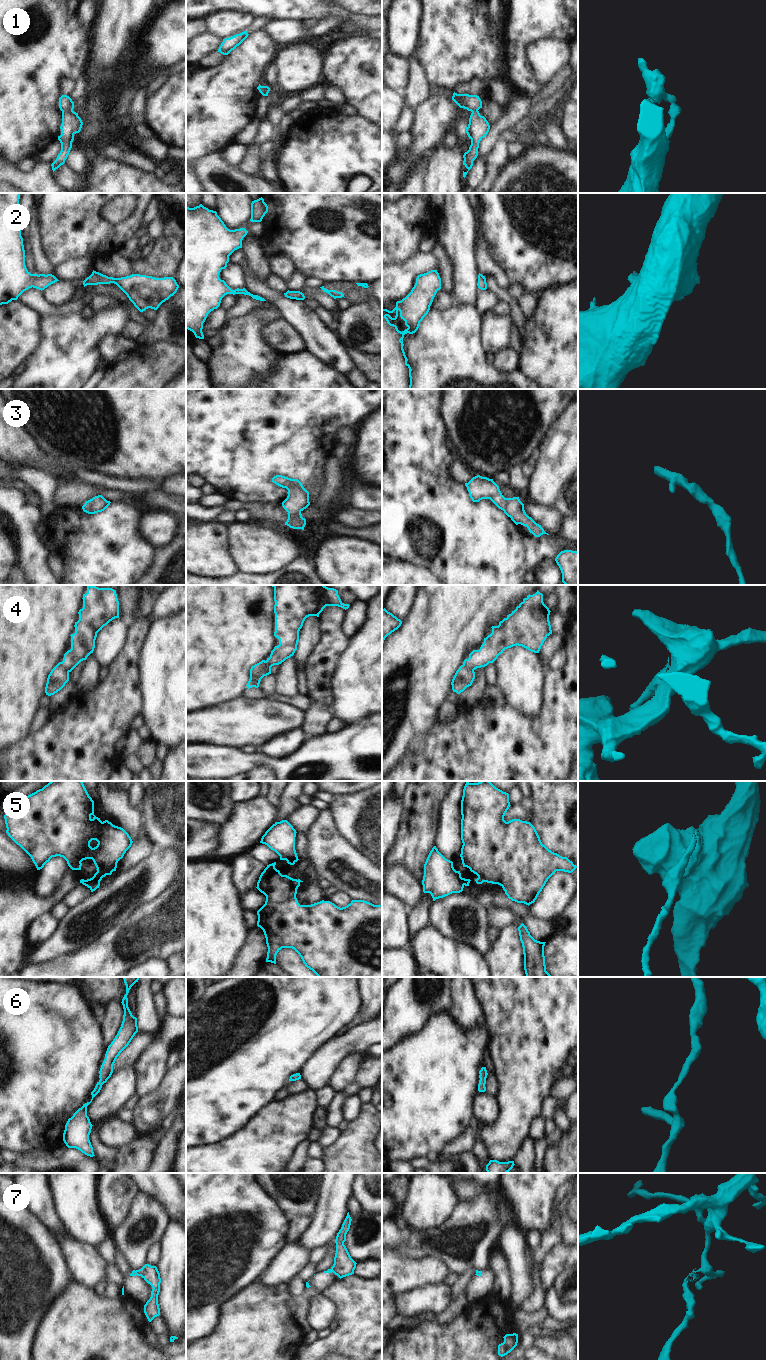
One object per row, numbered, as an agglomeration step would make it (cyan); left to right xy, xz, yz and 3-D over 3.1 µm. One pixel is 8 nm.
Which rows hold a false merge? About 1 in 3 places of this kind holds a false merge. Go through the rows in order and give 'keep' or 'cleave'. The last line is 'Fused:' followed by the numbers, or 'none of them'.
1: cleave
2: keep
3: keep
4: cleave
5: cleave
6: keep
7: cleave
Fused: 1, 4, 5, 7

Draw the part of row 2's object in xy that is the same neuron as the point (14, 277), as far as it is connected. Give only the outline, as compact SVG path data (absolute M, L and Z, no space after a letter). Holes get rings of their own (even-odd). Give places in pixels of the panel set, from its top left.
M0 193L0 305L17 300L29 288L42 291L59 281L52 274L31 274L26 268L20 194Z

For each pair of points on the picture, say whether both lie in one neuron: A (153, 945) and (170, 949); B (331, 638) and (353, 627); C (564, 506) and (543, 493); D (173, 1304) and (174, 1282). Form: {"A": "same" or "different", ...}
{"A": "same", "B": "different", "C": "different", "D": "same"}

